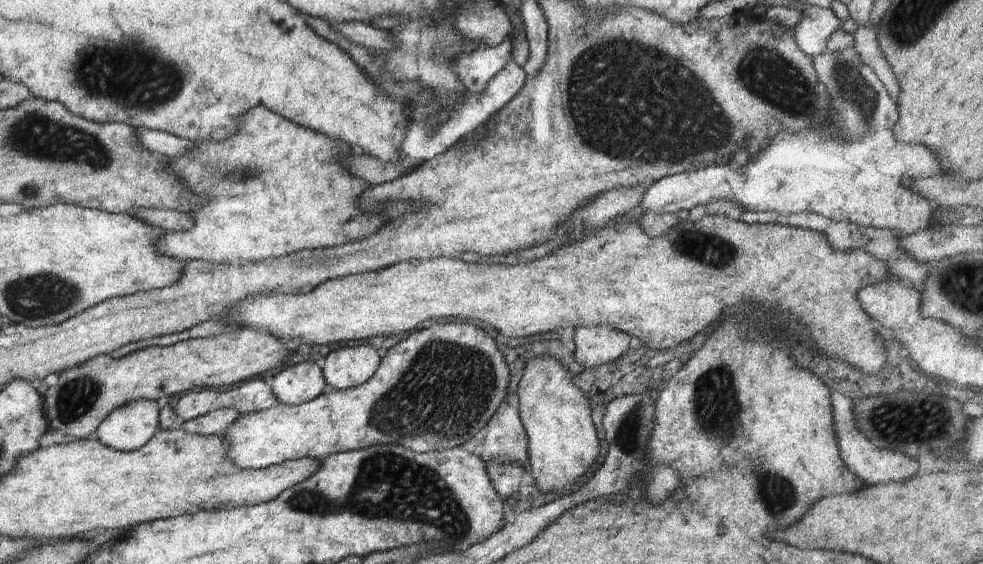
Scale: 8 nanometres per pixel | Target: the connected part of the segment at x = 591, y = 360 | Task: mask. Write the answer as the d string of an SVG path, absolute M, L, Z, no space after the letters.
M609 325L575 329L575 361L585 367L599 367L620 358L630 351L631 336Z

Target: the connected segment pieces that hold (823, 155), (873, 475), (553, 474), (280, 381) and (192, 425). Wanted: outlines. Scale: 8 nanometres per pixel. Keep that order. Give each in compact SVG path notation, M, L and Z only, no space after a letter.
M846 48L842 52L832 52L831 50L827 50L824 53L820 53L818 56L814 57L813 66L815 68L816 74L819 76L819 79L825 84L825 87L827 88L827 91L829 92L829 95L831 96L831 105L833 106L833 112L831 113L831 120L828 123L825 123L825 126L822 129L809 129L808 131L805 131L804 133L801 133L800 135L794 135L790 133L779 133L775 136L775 139L763 150L760 151L755 157L750 159L747 163L745 168L740 172L734 172L728 164L722 165L722 166L711 166L706 167L697 171L692 171L689 173L678 173L675 175L670 175L664 178L661 178L659 181L656 181L655 183L652 183L646 190L645 195L643 196L643 199L641 200L641 203L634 207L633 209L630 209L627 211L627 214L634 220L640 222L641 216L646 211L654 211L656 213L668 213L668 214L676 214L678 210L692 210L694 206L704 206L704 204L708 204L710 202L714 202L716 200L734 200L736 202L740 202L741 205L744 207L744 210L746 211L752 211L752 212L760 212L760 211L772 211L777 212L778 214L796 214L796 213L803 213L803 212L809 212L809 213L818 213L822 216L825 216L826 218L835 220L835 221L850 221L865 227L874 227L877 229L890 229L893 231L899 231L900 233L905 233L906 235L915 233L916 231L926 229L929 226L929 222L931 220L931 215L933 214L932 205L930 204L930 201L922 196L920 196L918 193L915 193L914 191L910 189L906 189L903 187L904 183L908 182L909 180L913 179L925 179L928 177L952 177L954 176L947 176L947 172L943 169L943 166L941 165L941 162L939 161L939 158L935 155L935 152L932 152L926 145L921 144L914 144L914 143L903 143L899 140L896 140L894 127L895 124L898 122L899 119L899 108L897 107L897 104L892 100L892 97L888 94L888 91L886 90L886 87L884 84L882 84L882 81L876 76L876 73L869 67L866 66L858 56L858 53L855 51L855 48Z
M832 392L829 399L832 403L833 419L835 424L835 433L840 456L844 460L844 464L854 476L862 480L862 484L870 484L870 486L880 486L880 484L888 484L888 482L904 482L908 478L918 476L918 462L900 454L900 452L880 448L875 445L865 434L856 426L854 420L854 406L852 400L844 398L838 392Z
M542 357L541 359L532 359L525 366L525 369L522 372L520 382L518 384L517 390L518 398L519 398L519 417L522 421L528 443L528 452L529 452L529 461L531 467L529 470L532 471L532 476L534 477L536 488L538 490L542 490L542 492L554 492L554 490L560 490L560 488L564 488L565 486L570 486L570 484L574 484L574 482L578 481L581 476L586 474L586 471L594 464L594 460L598 454L600 454L600 441L597 435L596 427L593 423L592 413L590 404L588 404L588 399L586 395L579 389L579 386L574 380L574 375L567 373L564 370L564 367L552 357Z
M312 361L282 369L268 381L277 401L288 406L314 400L326 390L327 384L323 370Z
M222 408L183 422L181 429L197 435L224 435L242 414L236 409Z

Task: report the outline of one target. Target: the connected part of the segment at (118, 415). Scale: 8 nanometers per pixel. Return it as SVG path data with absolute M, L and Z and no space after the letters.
M140 399L114 409L95 431L102 444L130 452L142 448L159 429L157 402Z

